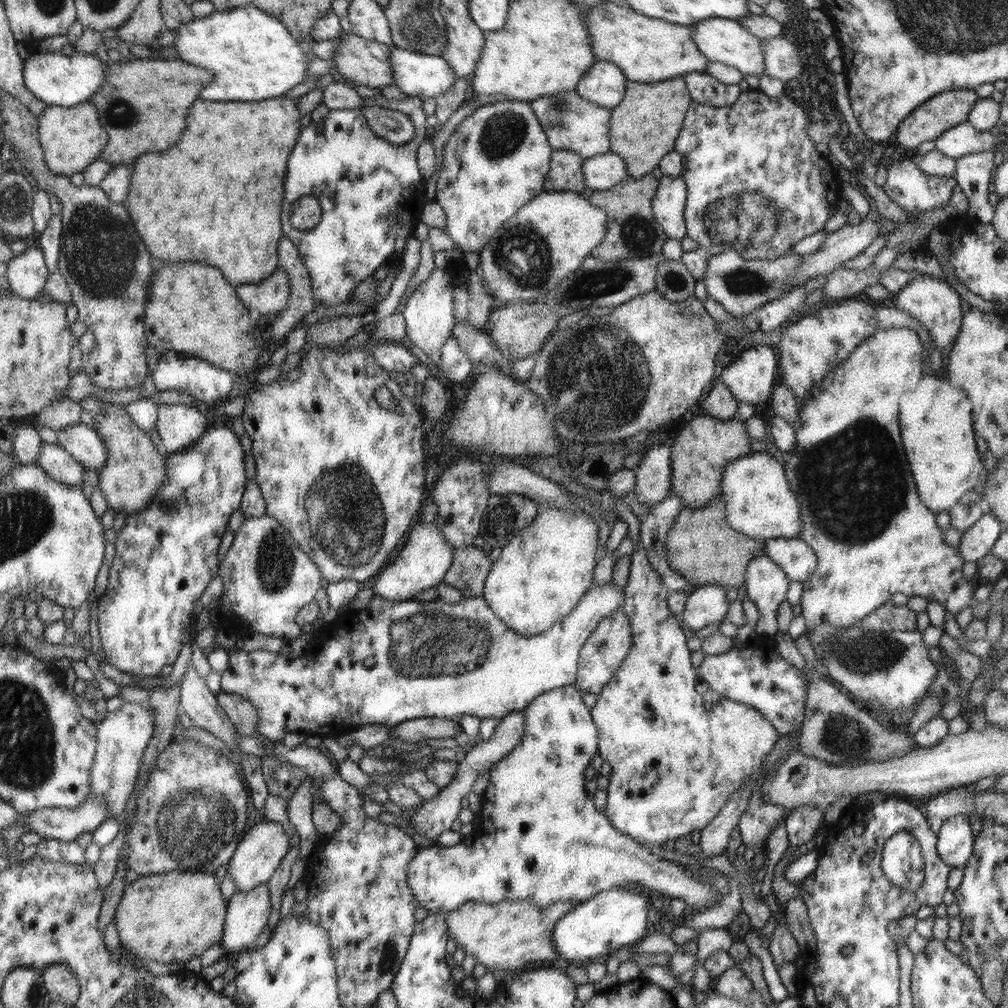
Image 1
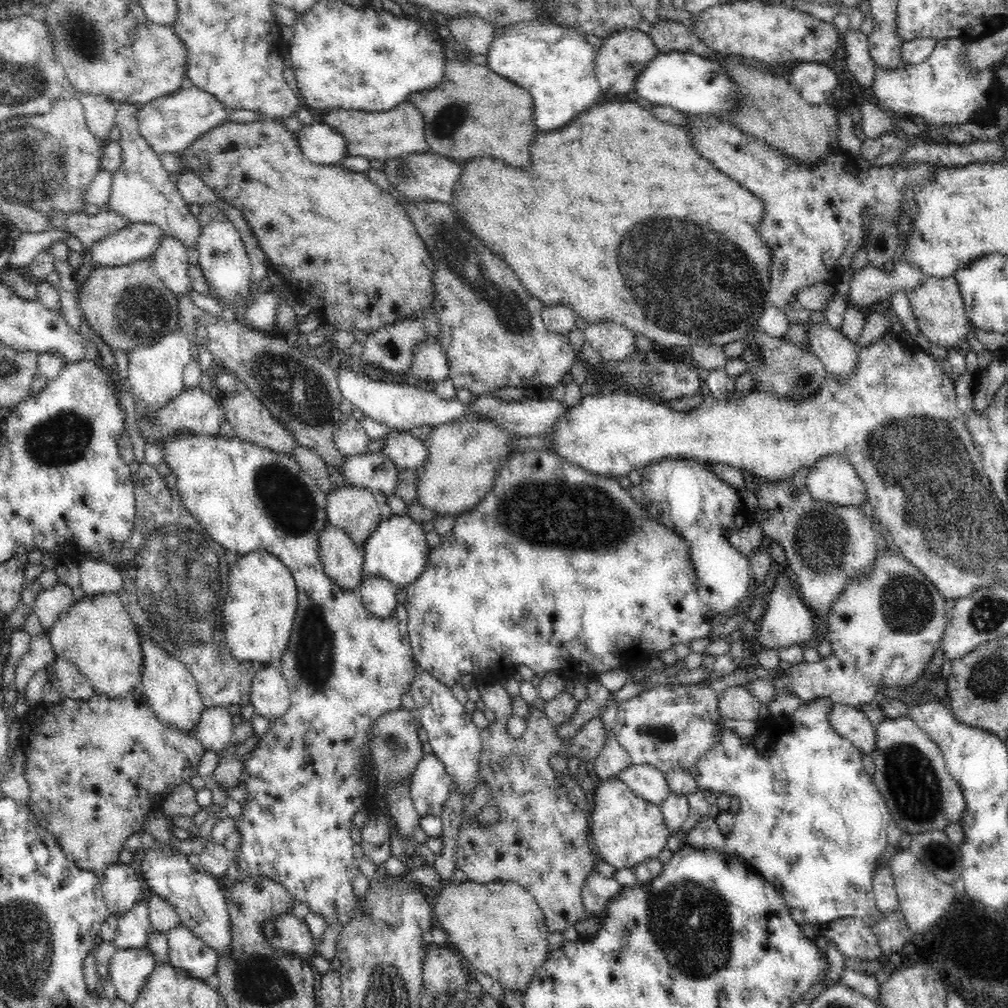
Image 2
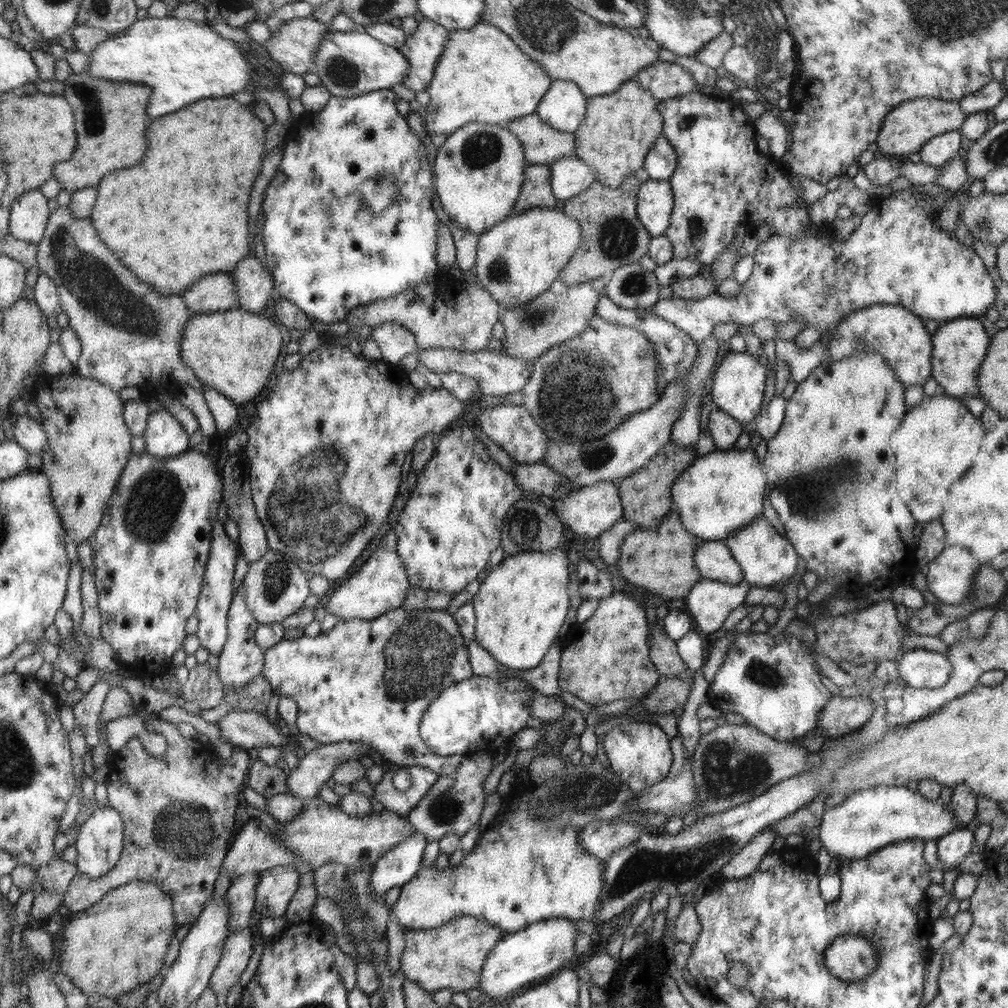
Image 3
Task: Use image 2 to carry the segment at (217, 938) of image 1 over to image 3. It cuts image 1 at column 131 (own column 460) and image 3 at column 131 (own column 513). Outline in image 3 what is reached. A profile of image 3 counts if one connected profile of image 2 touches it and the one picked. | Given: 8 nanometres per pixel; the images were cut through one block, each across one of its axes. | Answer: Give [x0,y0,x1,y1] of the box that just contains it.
[54,881,177,999]

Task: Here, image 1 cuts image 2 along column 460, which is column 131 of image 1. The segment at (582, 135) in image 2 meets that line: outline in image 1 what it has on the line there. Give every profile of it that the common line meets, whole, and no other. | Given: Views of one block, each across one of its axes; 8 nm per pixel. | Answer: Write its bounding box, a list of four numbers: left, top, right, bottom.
[125,97,300,284]

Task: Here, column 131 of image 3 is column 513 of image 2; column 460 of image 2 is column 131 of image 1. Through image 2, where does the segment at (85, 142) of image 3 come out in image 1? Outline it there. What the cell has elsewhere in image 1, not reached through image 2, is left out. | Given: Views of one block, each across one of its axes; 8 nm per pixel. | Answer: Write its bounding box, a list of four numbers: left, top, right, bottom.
[89,58,213,166]

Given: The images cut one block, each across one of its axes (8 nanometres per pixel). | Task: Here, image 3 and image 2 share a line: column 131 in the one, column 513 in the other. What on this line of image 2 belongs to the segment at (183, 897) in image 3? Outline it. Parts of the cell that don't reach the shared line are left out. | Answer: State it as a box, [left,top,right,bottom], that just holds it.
[456,680,606,933]

